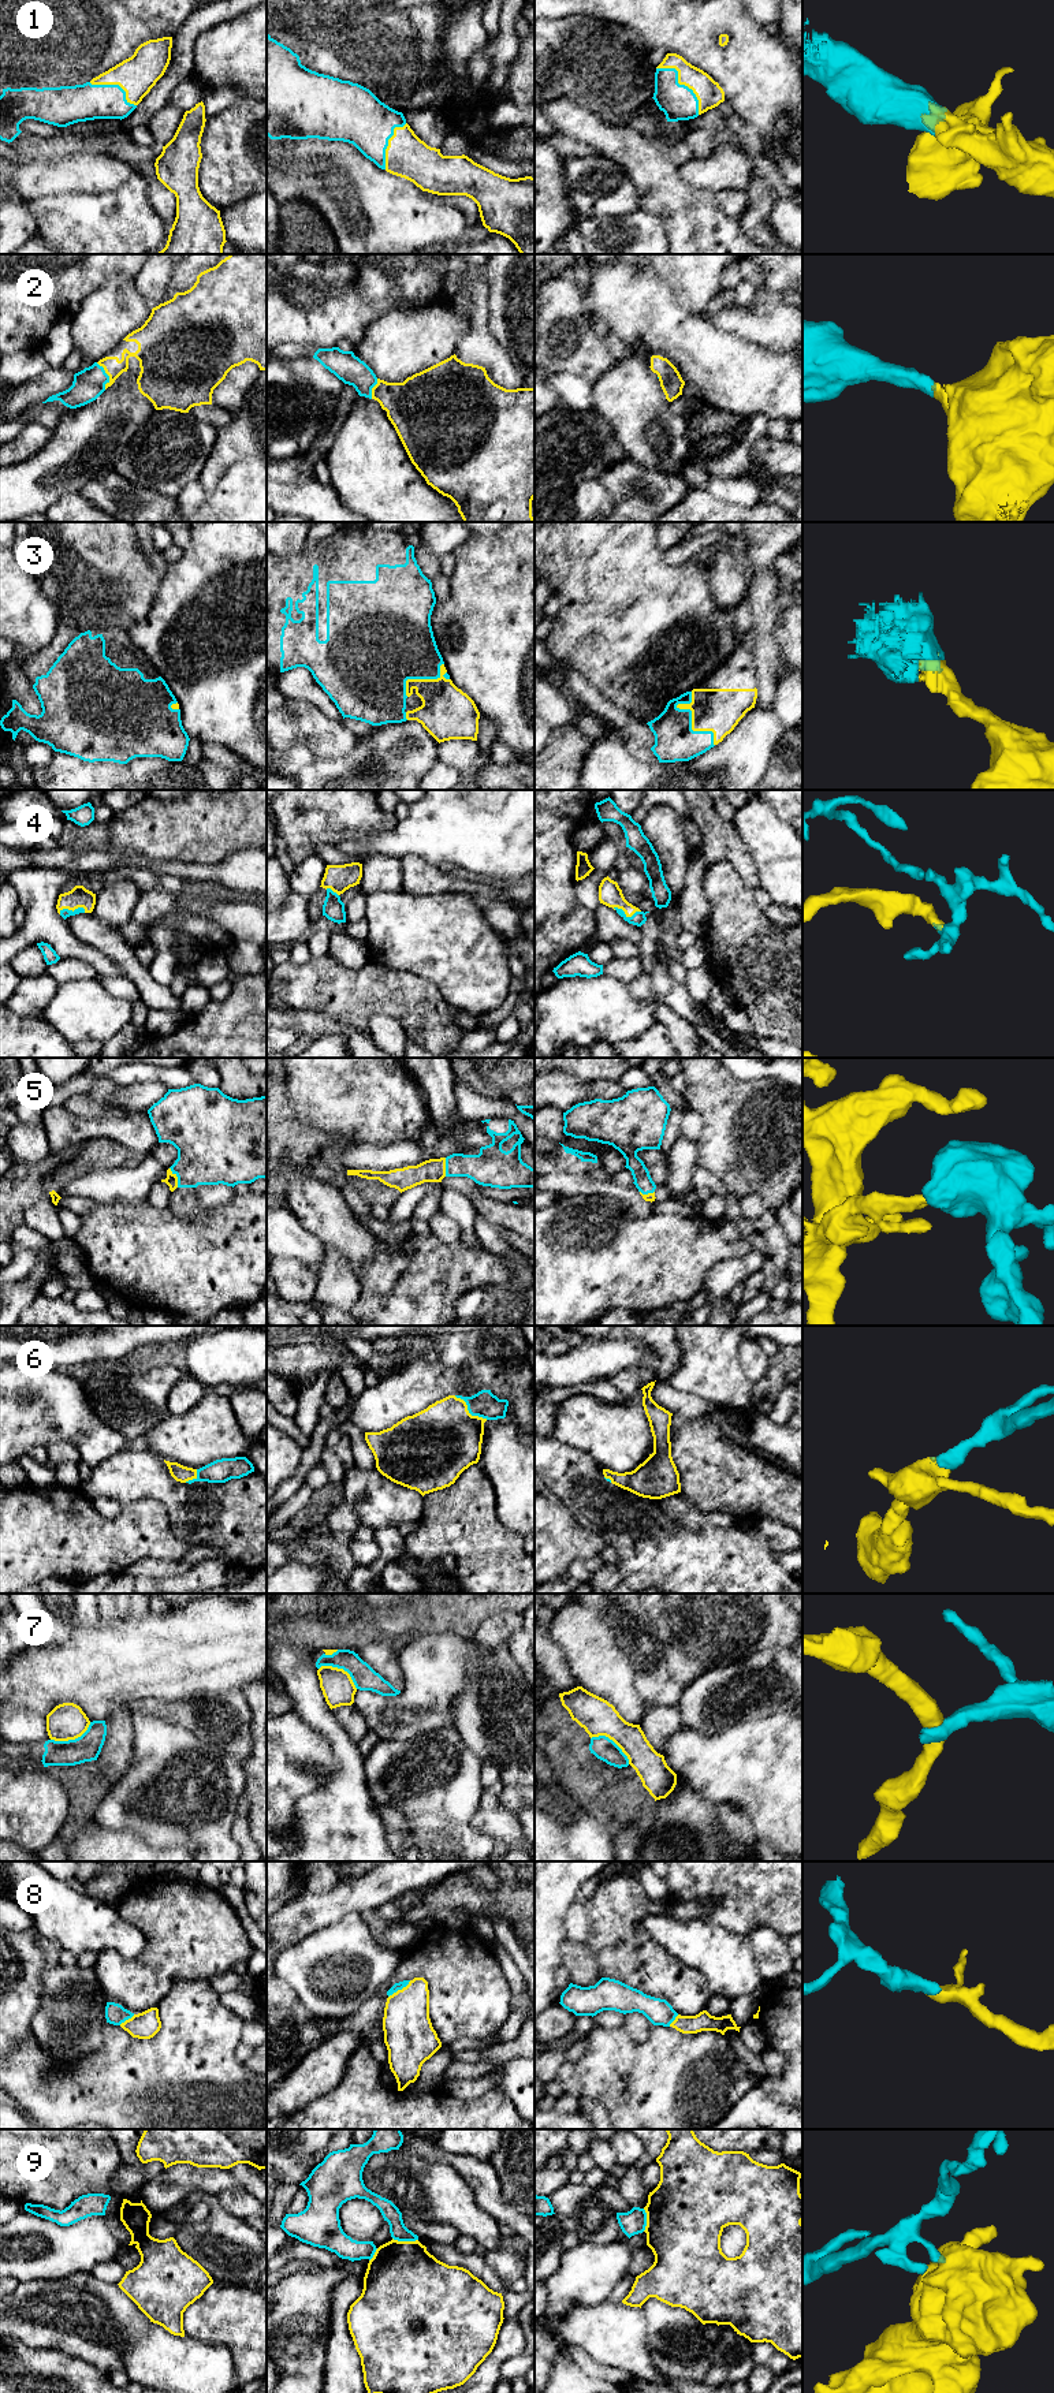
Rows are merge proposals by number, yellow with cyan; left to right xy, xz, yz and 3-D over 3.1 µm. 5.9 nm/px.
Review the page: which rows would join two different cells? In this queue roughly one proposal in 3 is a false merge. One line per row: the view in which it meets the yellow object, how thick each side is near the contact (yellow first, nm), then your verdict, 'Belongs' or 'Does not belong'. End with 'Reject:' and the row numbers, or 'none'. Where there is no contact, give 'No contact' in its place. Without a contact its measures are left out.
1: Touches yellow in yz. Thickness 160 nm (yellow) against 200 nm. Belongs
2: Touches yellow in xy. Thickness 130 nm (yellow) against 180 nm. Belongs
3: Touches yellow in yz. Thickness 260 nm (yellow) against 240 nm. Belongs
4: Touches yellow in yz. Thickness 140 nm (yellow) against 80 nm. Belongs
5: Touches yellow in xy. Thickness 70 nm (yellow) against 380 nm. Belongs
6: Touches yellow in xz. Thickness 440 nm (yellow) against 160 nm. Belongs
7: Touches yellow in xz. Thickness 190 nm (yellow) against 140 nm. Does not belong
8: Touches yellow in xz. Thickness 280 nm (yellow) against 50 nm. Belongs
9: Touches yellow in xz. Thickness 480 nm (yellow) against 110 nm. Does not belong
Reject: 7, 9

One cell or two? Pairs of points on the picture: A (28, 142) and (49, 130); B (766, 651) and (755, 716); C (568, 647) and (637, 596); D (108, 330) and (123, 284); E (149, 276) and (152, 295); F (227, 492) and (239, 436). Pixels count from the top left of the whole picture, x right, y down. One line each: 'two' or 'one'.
A: two
B: two
C: one
D: one
E: one
F: two

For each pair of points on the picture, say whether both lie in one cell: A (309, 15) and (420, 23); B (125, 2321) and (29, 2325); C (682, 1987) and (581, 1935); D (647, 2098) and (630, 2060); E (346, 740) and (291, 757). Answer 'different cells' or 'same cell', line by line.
A: different cells
B: same cell
C: different cells
D: same cell
E: different cells

